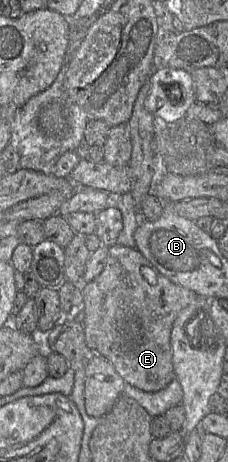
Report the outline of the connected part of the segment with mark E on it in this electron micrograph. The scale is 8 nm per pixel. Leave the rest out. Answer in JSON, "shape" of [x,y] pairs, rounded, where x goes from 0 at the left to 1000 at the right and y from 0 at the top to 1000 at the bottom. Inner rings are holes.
{"shape":[[[518,526],[478,535],[452,587],[404,608],[360,613],[360,636],[373,656],[360,697],[390,755],[478,779],[553,829],[640,848],[724,840],[768,818],[750,751],[763,695],[864,636],[706,593],[596,535]]]}

